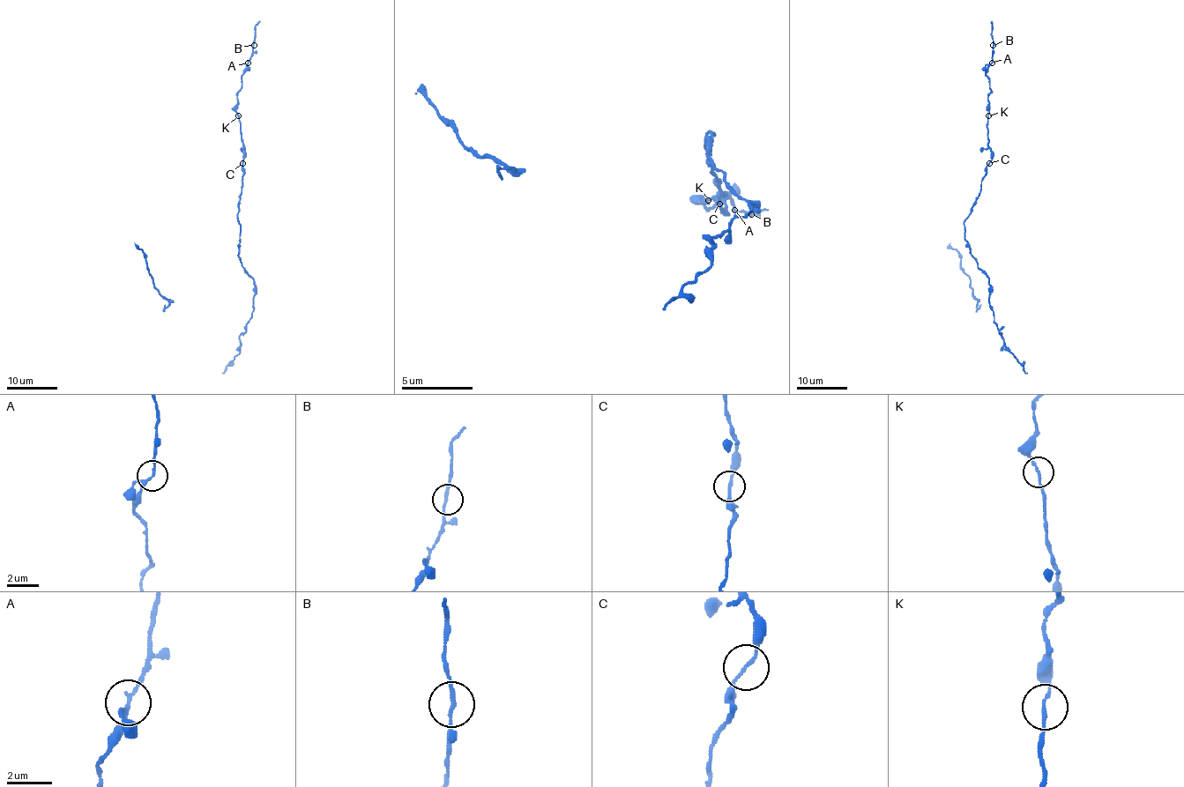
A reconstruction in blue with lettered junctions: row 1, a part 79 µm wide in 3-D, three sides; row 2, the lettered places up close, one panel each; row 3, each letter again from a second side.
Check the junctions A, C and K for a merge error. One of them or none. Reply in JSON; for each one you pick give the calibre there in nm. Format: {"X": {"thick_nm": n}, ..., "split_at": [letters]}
{"split_at": []}

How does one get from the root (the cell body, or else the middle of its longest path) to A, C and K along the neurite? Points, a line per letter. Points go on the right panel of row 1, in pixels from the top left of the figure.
A: (969, 214), (980, 191), (986, 168), (992, 159), (986, 126), (990, 89), (986, 74), (992, 63)
C: (969, 214), (989, 163)
K: (969, 214), (980, 191), (986, 168), (992, 159), (988, 145), (988, 115)

